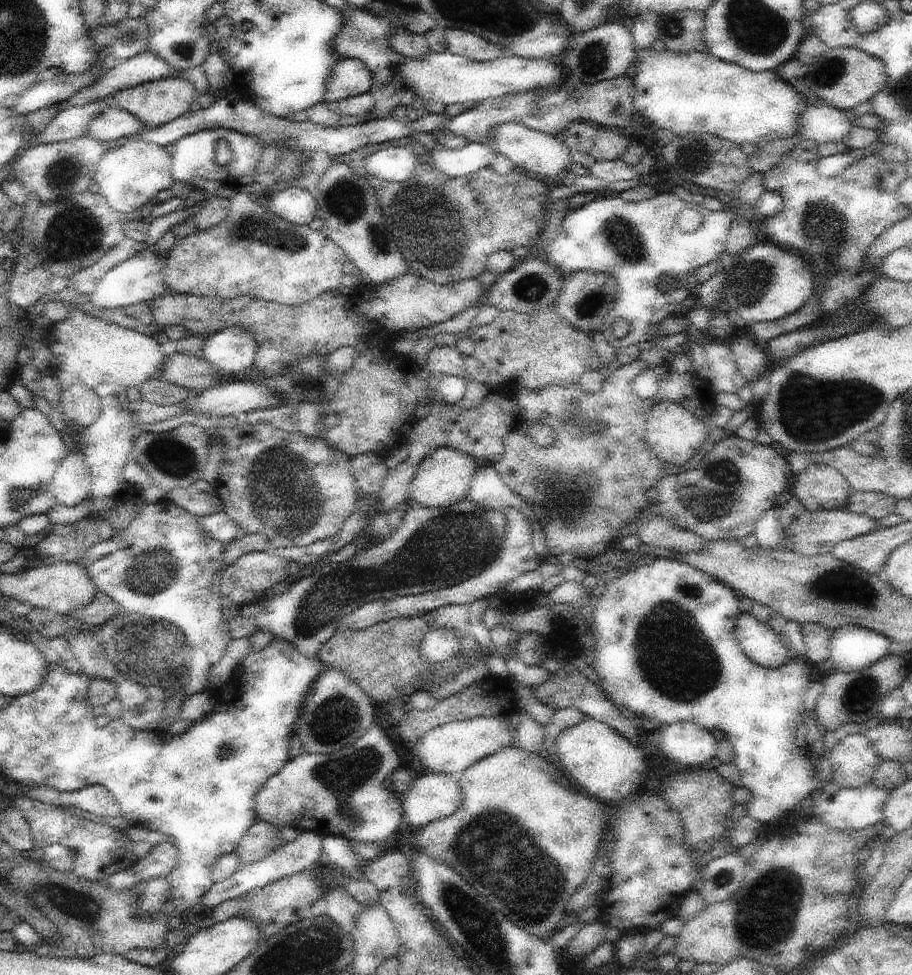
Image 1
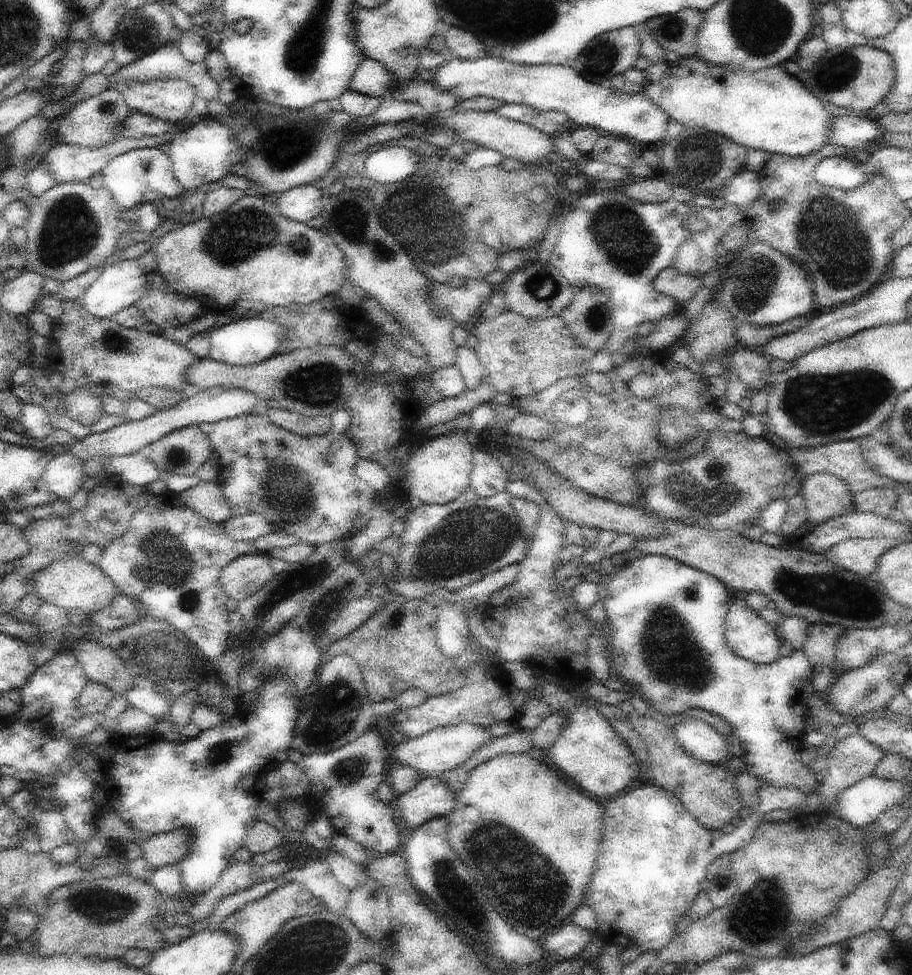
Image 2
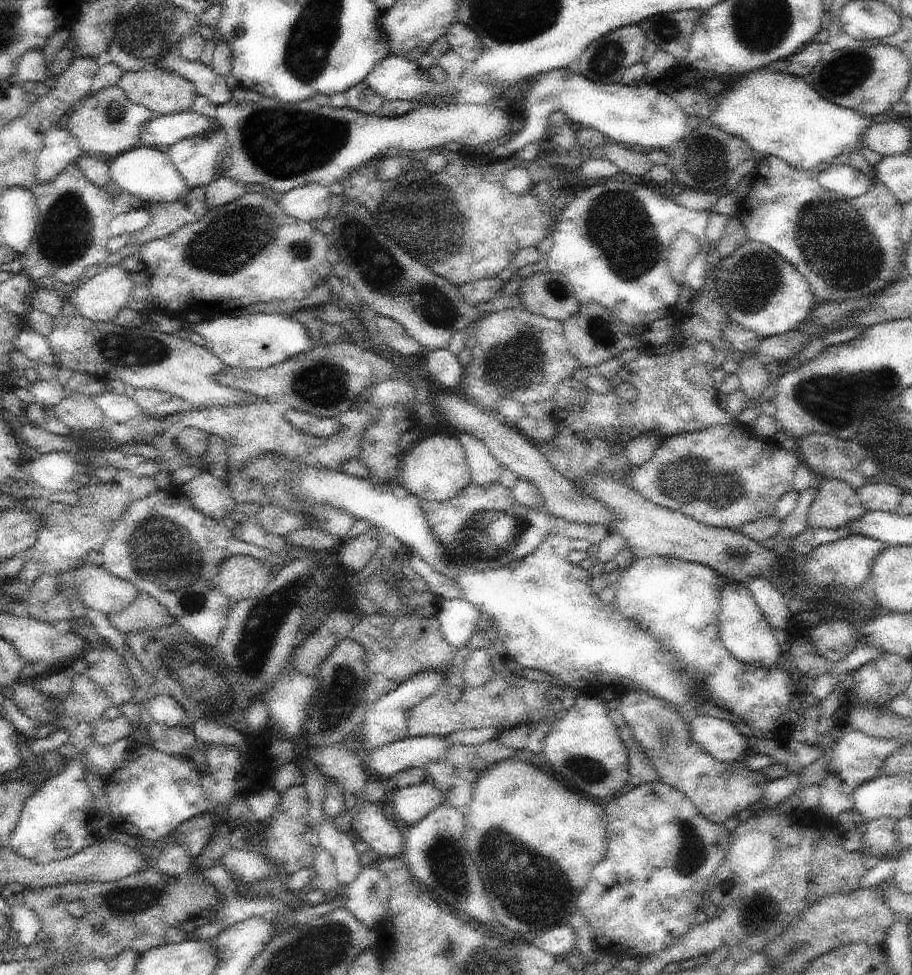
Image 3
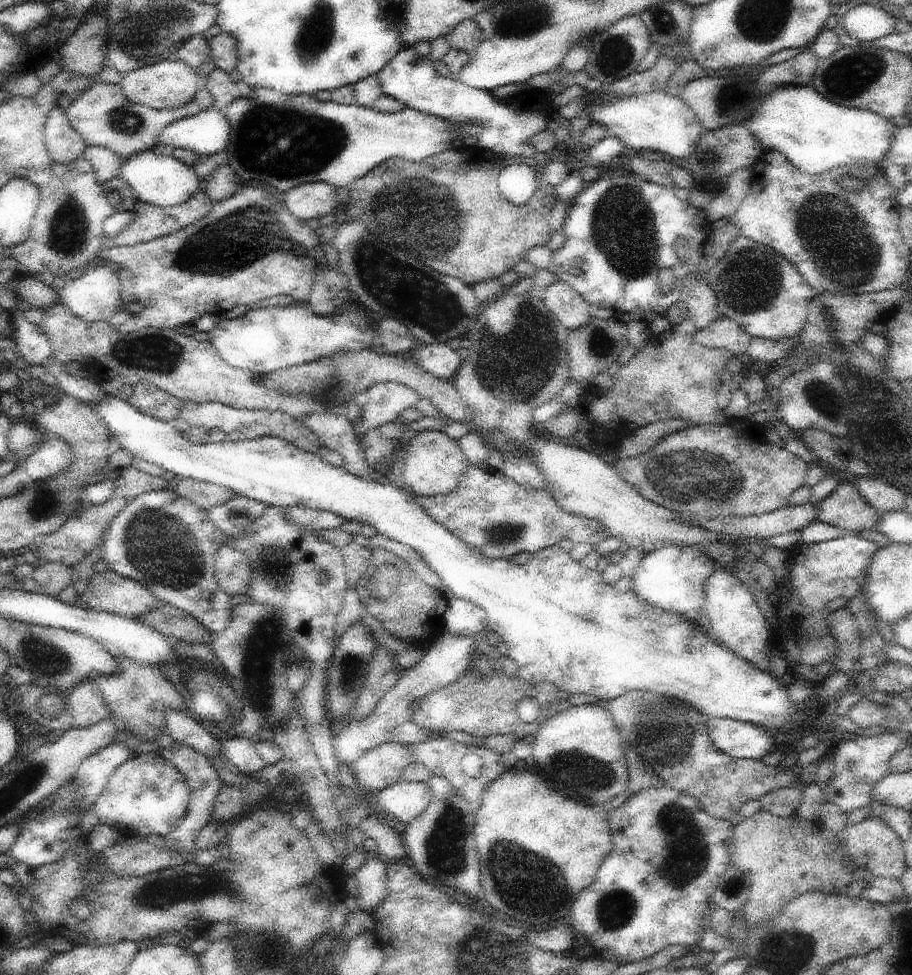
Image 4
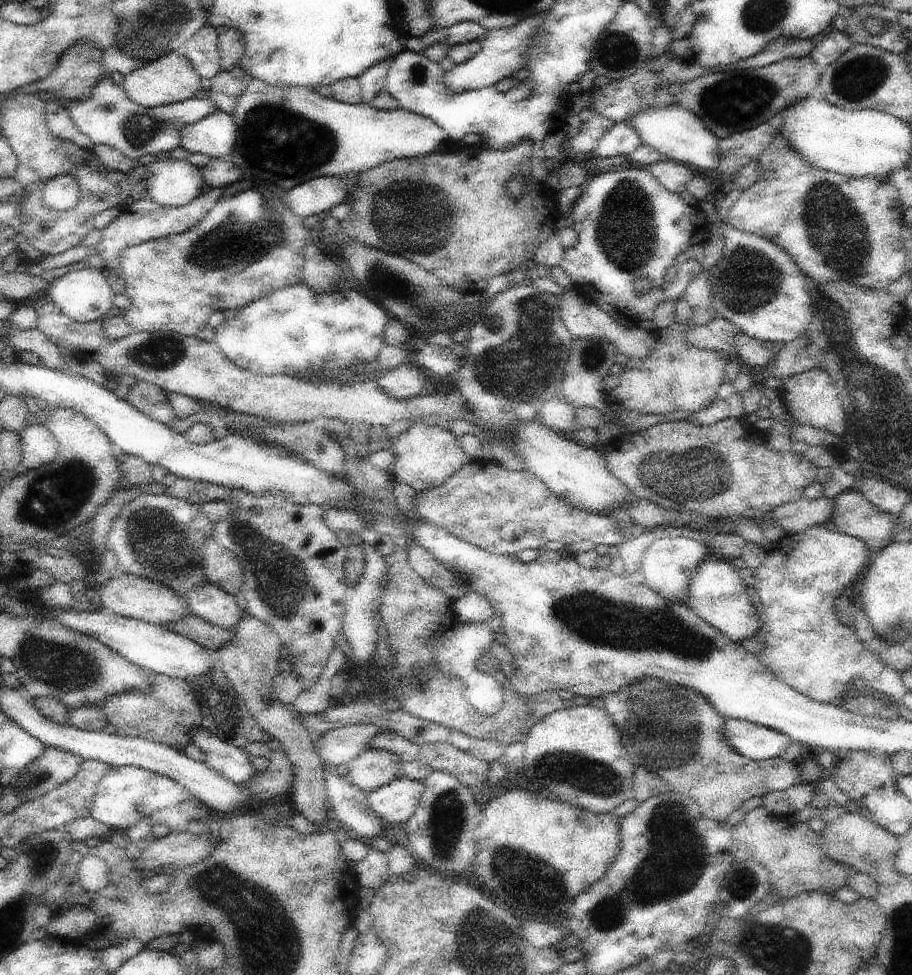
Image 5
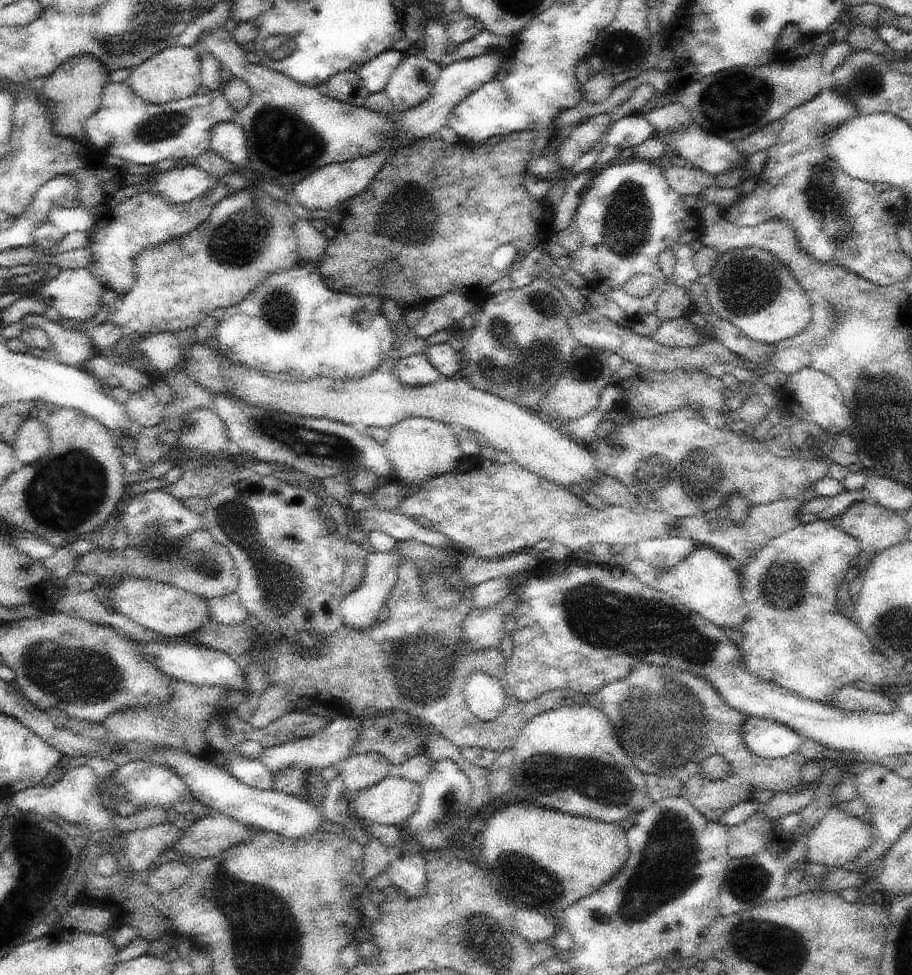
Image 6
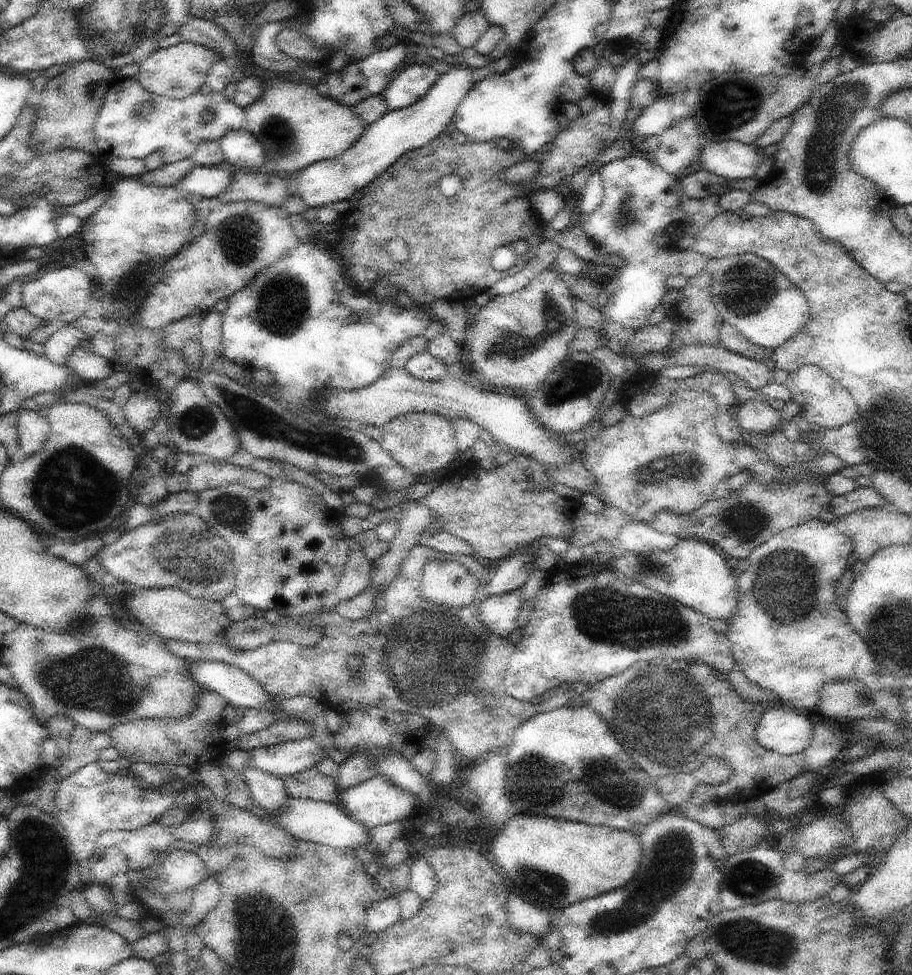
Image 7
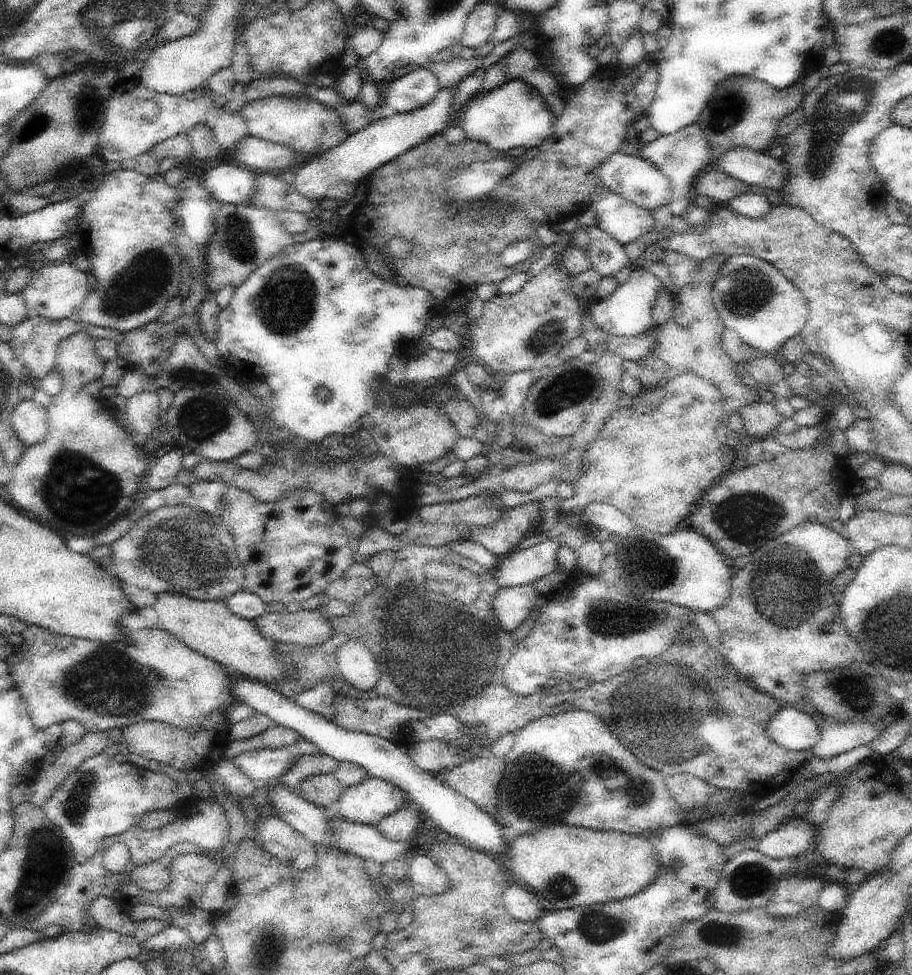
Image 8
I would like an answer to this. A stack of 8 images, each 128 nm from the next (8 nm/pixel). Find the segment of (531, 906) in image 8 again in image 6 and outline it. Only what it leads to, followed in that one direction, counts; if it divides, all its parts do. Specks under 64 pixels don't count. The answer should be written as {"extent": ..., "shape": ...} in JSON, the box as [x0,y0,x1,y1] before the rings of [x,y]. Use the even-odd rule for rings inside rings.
{"extent":[514,909,559,942],"shape":[[[515,909],[514,926],[530,942],[552,940],[558,934],[559,923],[538,912]]]}

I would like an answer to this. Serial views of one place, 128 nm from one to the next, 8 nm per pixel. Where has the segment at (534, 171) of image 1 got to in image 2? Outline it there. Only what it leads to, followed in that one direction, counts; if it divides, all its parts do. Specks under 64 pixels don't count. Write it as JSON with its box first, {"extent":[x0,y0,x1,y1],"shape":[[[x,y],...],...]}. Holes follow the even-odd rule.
{"extent":[428,110,553,164],"shape":[[[452,110],[450,116],[438,118],[438,120],[428,120],[428,124],[438,124],[438,126],[448,126],[454,130],[454,134],[459,139],[458,142],[474,142],[478,147],[488,148],[500,152],[504,157],[513,157],[521,163],[539,164],[553,150],[553,140],[540,130],[530,126],[530,124],[517,122],[504,118],[500,114],[492,111],[468,110],[468,112],[458,112]]]}

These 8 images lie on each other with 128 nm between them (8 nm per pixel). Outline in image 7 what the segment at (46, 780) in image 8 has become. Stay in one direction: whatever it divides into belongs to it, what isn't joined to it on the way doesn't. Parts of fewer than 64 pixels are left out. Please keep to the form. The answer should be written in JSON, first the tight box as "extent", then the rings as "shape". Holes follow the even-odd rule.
{"extent":[54,725,114,780],"shape":[[[76,725],[70,737],[68,756],[63,756],[58,766],[54,766],[58,778],[64,780],[88,763],[98,762],[100,750],[110,746],[114,747],[114,741],[108,732],[93,733],[85,726]]]}

